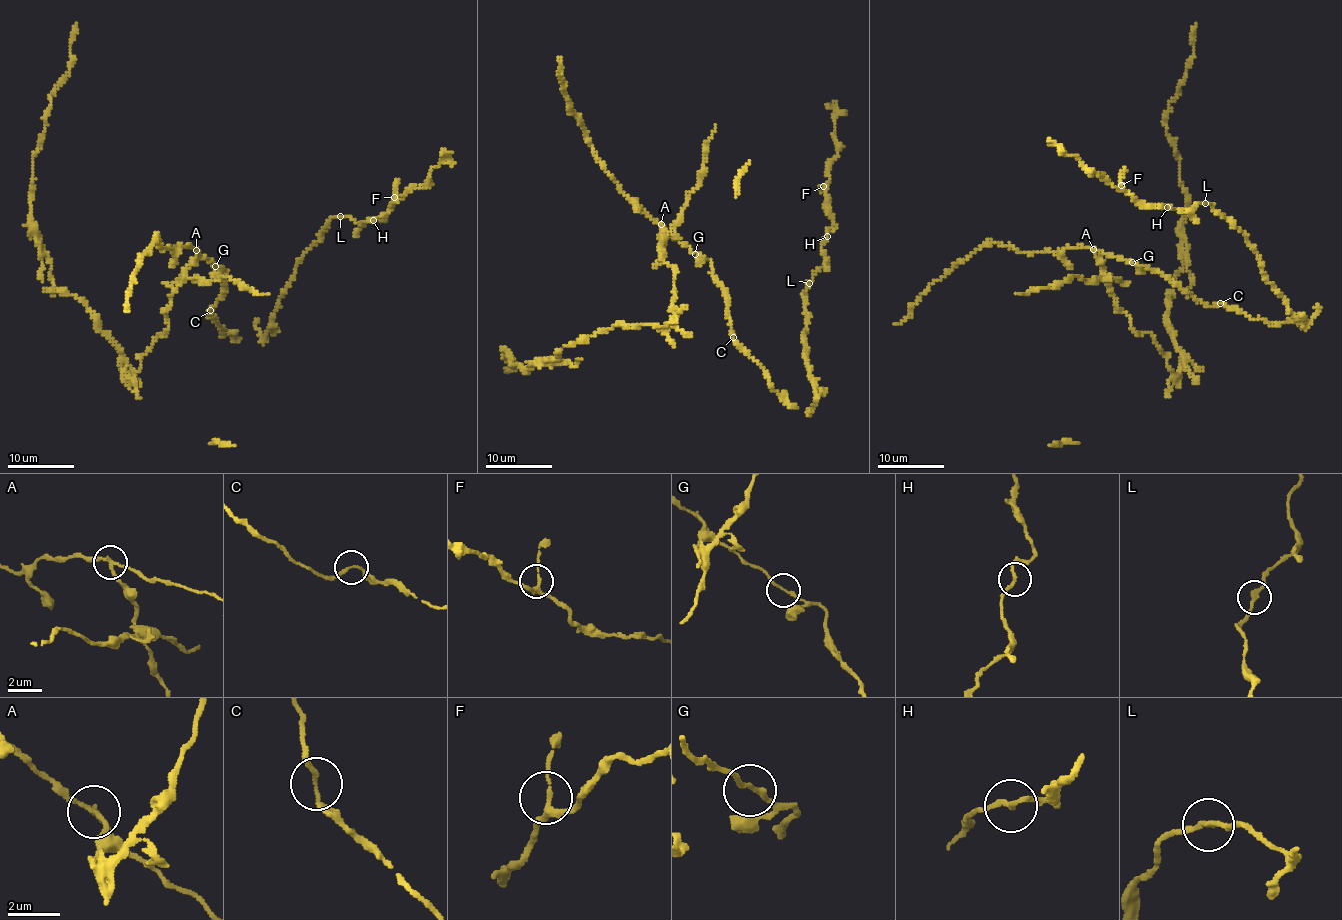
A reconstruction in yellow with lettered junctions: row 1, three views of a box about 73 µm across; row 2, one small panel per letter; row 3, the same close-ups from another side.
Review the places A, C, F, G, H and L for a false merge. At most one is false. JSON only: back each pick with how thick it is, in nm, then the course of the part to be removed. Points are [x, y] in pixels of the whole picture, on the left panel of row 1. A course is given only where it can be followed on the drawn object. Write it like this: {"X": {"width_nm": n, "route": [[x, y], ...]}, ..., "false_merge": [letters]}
{"A": {"width_nm": 170, "route": [[196, 250], [167, 329], [129, 378], [94, 312], [42, 287], [31, 156], [75, 24]]}, "false_merge": ["A"]}

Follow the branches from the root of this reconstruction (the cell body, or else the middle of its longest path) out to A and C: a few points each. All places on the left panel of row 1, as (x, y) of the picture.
A: (216, 264), (202, 259), (196, 250)
C: (216, 264), (226, 271), (221, 279), (225, 288), (210, 310)

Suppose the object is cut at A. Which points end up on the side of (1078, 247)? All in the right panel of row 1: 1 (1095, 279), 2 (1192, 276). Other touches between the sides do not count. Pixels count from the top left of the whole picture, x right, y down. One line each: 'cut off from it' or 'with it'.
1: cut off from it
2: cut off from it

